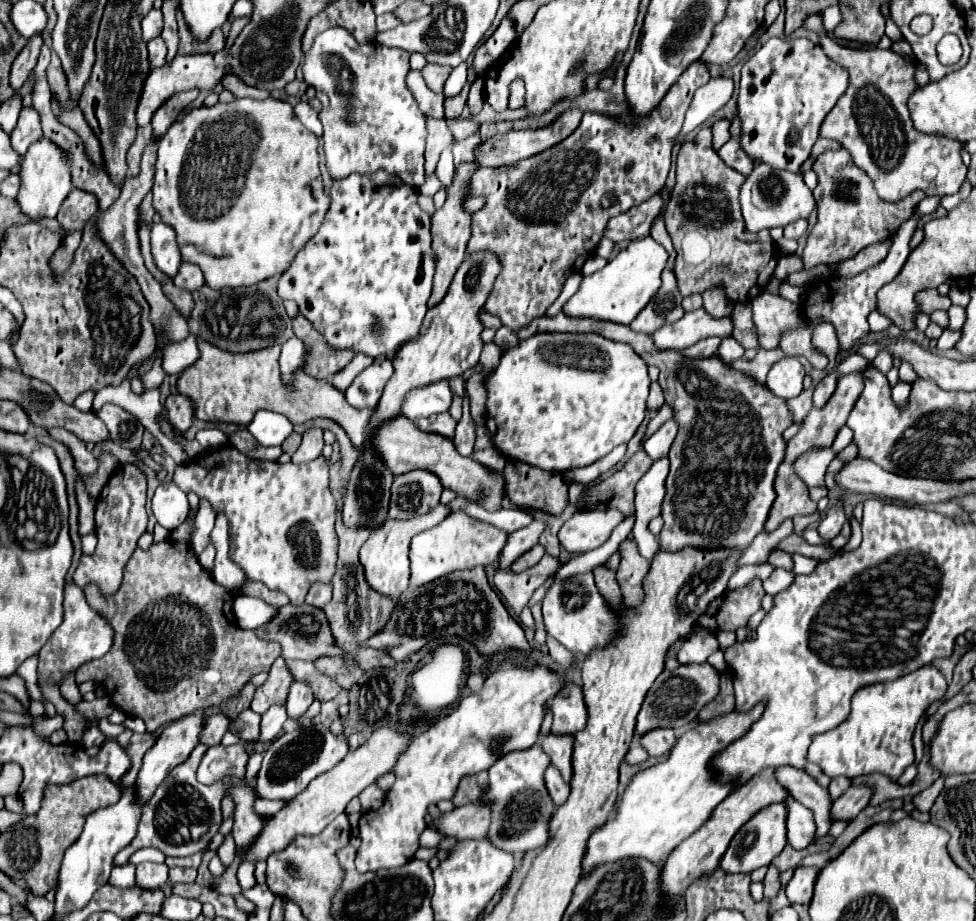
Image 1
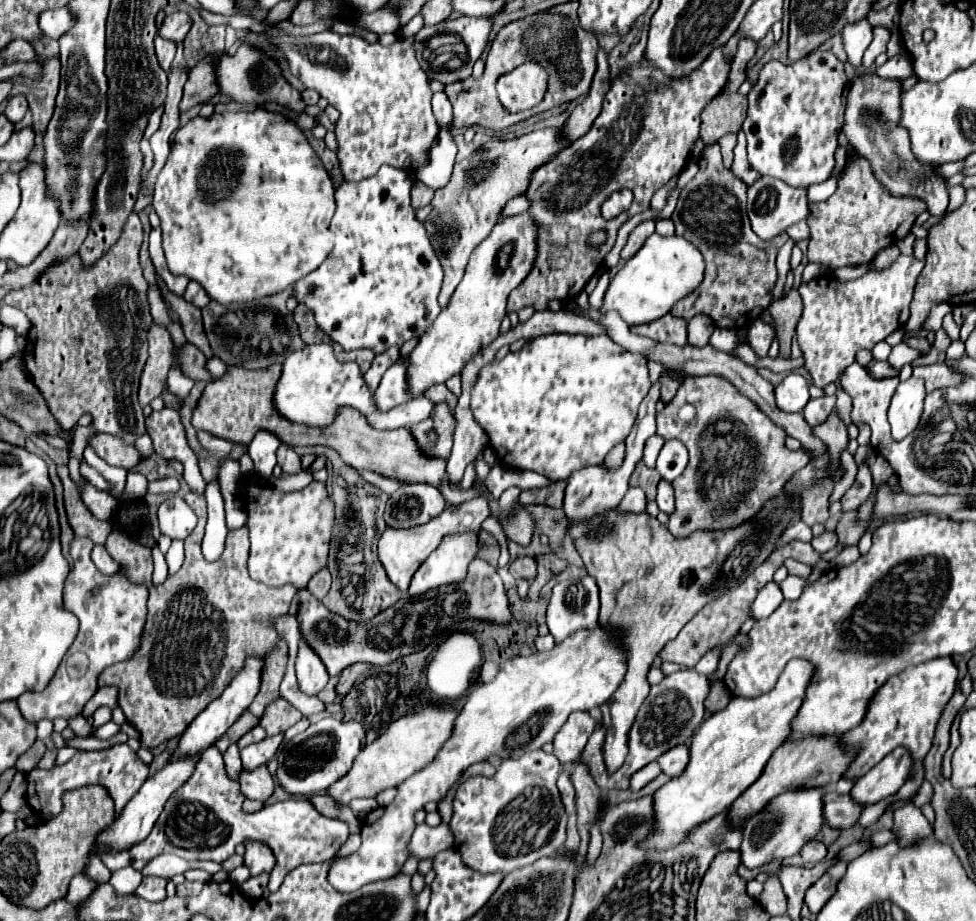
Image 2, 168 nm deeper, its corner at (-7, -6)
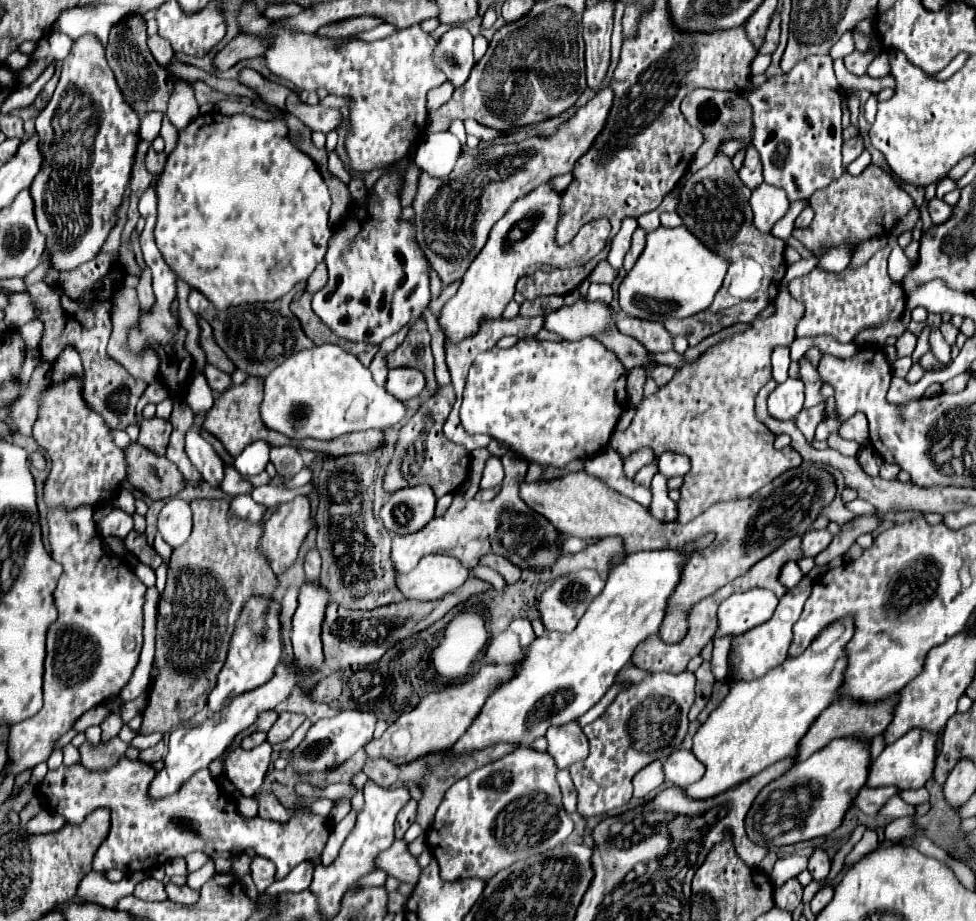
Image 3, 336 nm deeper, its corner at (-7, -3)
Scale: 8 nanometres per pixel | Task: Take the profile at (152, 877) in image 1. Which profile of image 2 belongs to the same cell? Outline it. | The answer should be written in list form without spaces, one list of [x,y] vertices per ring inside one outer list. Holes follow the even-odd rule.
[[[145,876],[143,882],[139,884],[139,888],[135,890],[135,894],[139,894],[139,896],[145,898],[145,900],[159,902],[159,900],[165,898],[165,886],[167,886],[167,880],[165,880],[165,878]]]

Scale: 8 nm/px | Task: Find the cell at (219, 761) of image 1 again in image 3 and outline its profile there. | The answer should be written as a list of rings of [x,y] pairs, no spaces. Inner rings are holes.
[[[261,795],[259,801],[259,817],[269,819],[275,823],[287,823],[291,819],[291,813],[273,797],[273,795]]]

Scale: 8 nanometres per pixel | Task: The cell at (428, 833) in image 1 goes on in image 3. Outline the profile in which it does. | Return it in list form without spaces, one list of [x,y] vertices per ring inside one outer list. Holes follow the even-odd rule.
[[[375,870],[358,880],[349,888],[349,890],[364,886],[382,886],[387,878],[387,873],[381,870]]]

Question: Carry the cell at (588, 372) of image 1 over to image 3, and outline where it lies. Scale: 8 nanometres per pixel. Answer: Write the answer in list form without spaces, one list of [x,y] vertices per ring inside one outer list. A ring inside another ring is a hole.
[[[593,337],[563,343],[525,339],[511,349],[493,347],[491,351],[477,355],[463,393],[461,425],[467,433],[483,433],[507,443],[527,461],[537,461],[545,467],[565,467],[573,459],[589,457],[607,447],[615,423],[627,403],[625,385],[627,369]]]

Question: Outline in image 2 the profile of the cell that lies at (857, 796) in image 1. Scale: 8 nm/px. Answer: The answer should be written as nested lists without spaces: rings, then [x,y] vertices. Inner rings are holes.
[[[893,750],[877,766],[873,766],[851,790],[851,798],[859,806],[873,806],[893,794],[903,786],[911,774],[911,756],[907,750]]]

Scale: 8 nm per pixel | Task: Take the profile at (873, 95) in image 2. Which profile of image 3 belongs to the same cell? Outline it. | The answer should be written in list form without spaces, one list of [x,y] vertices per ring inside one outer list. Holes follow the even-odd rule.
[[[931,199],[927,209],[929,209],[929,215],[931,215],[933,225],[945,223],[945,221],[953,215],[953,207],[951,207],[951,205],[947,205],[947,203],[945,203],[945,201],[941,201],[941,199]]]

